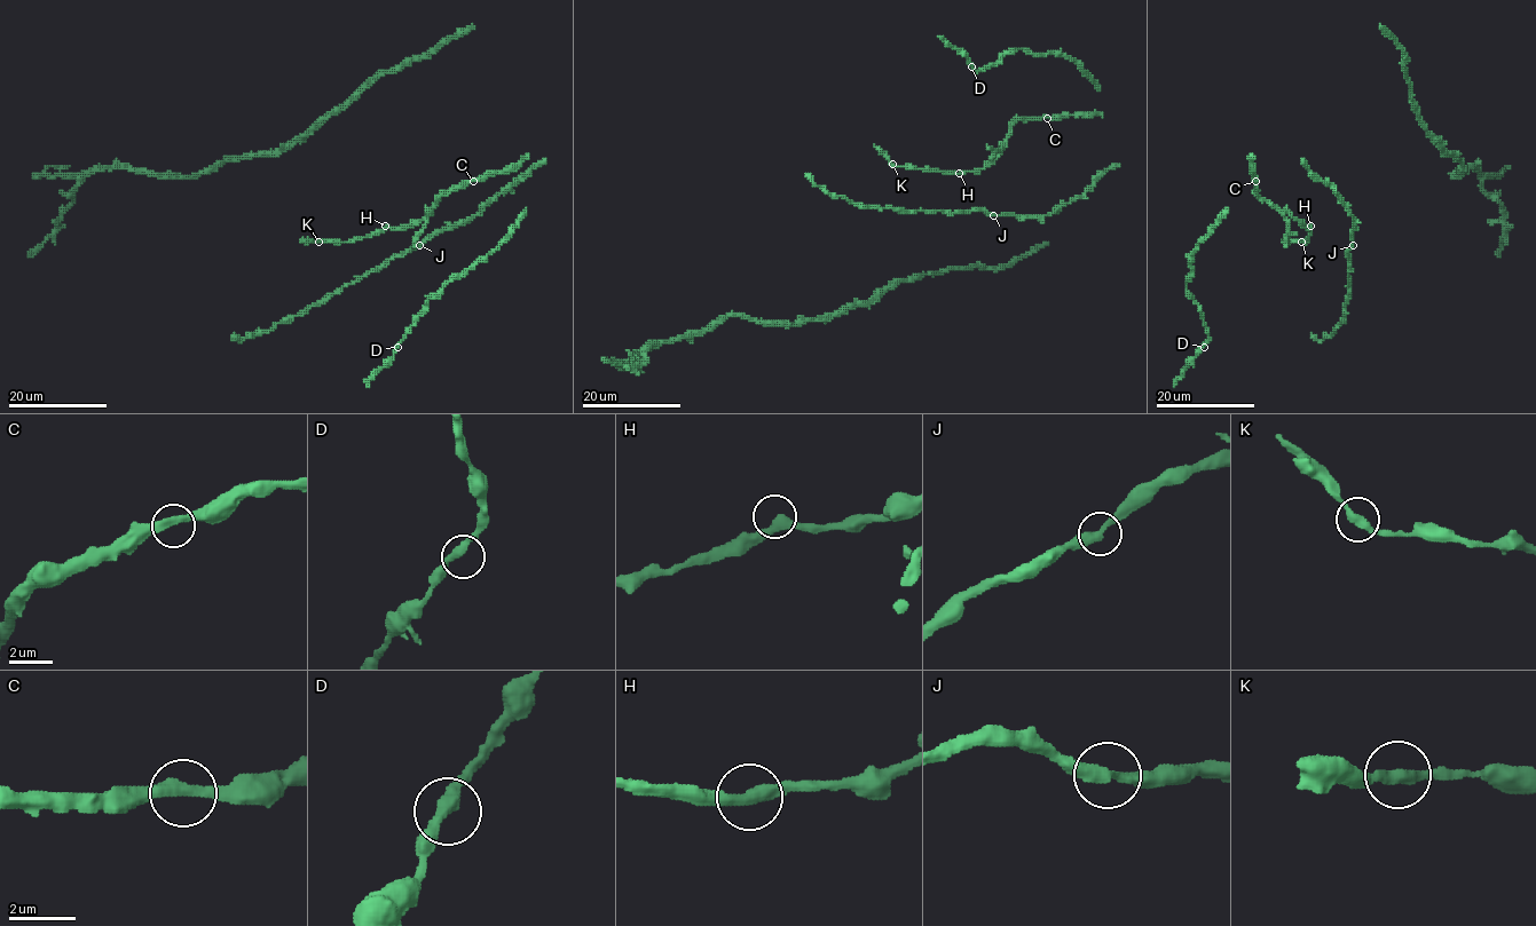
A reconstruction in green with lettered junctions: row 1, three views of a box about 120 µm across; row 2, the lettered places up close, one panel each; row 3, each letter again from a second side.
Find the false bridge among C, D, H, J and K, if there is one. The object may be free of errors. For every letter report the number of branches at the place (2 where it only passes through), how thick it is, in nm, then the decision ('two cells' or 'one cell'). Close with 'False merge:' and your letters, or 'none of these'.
C: 2 branches meet; 360 nm thick; one cell
D: 2 branches meet; 340 nm thick; one cell
H: 2 branches meet; 400 nm thick; one cell
J: 2 branches meet; 380 nm thick; one cell
K: 2 branches meet; 340 nm thick; one cell
False merge: none of these

